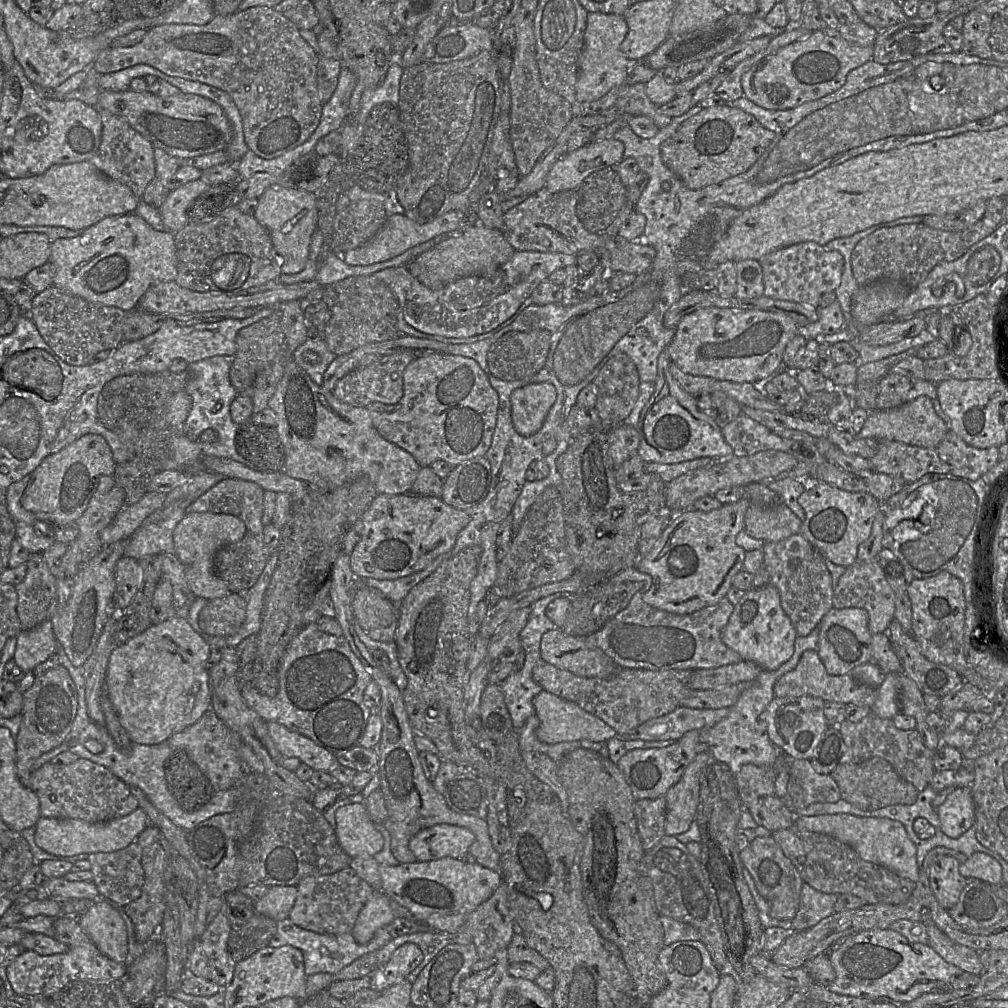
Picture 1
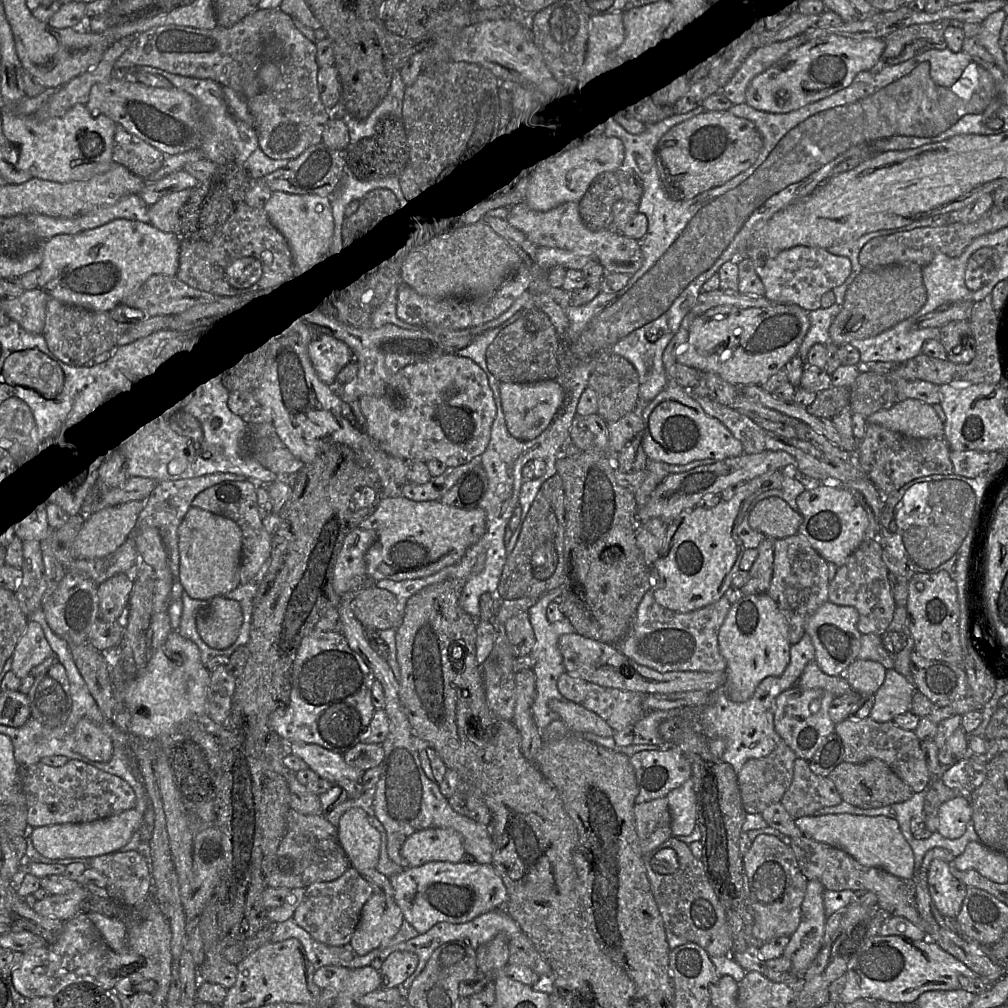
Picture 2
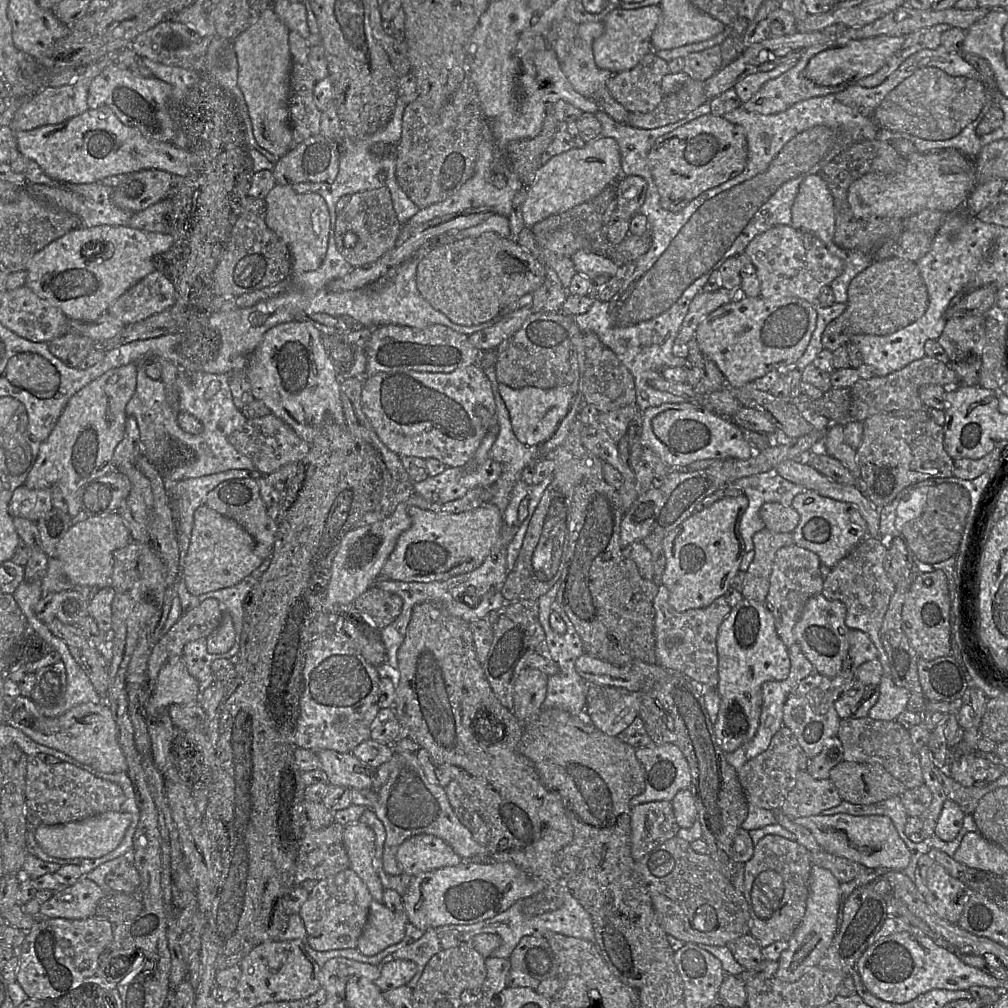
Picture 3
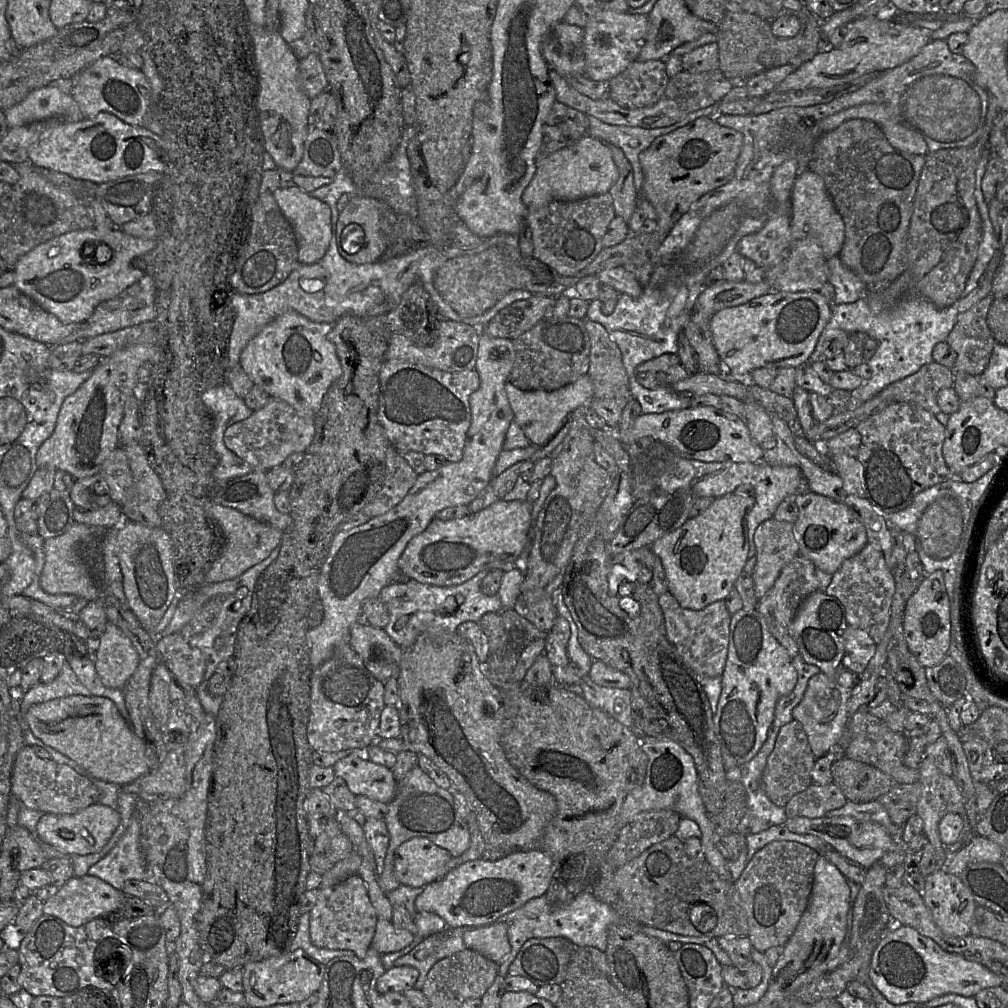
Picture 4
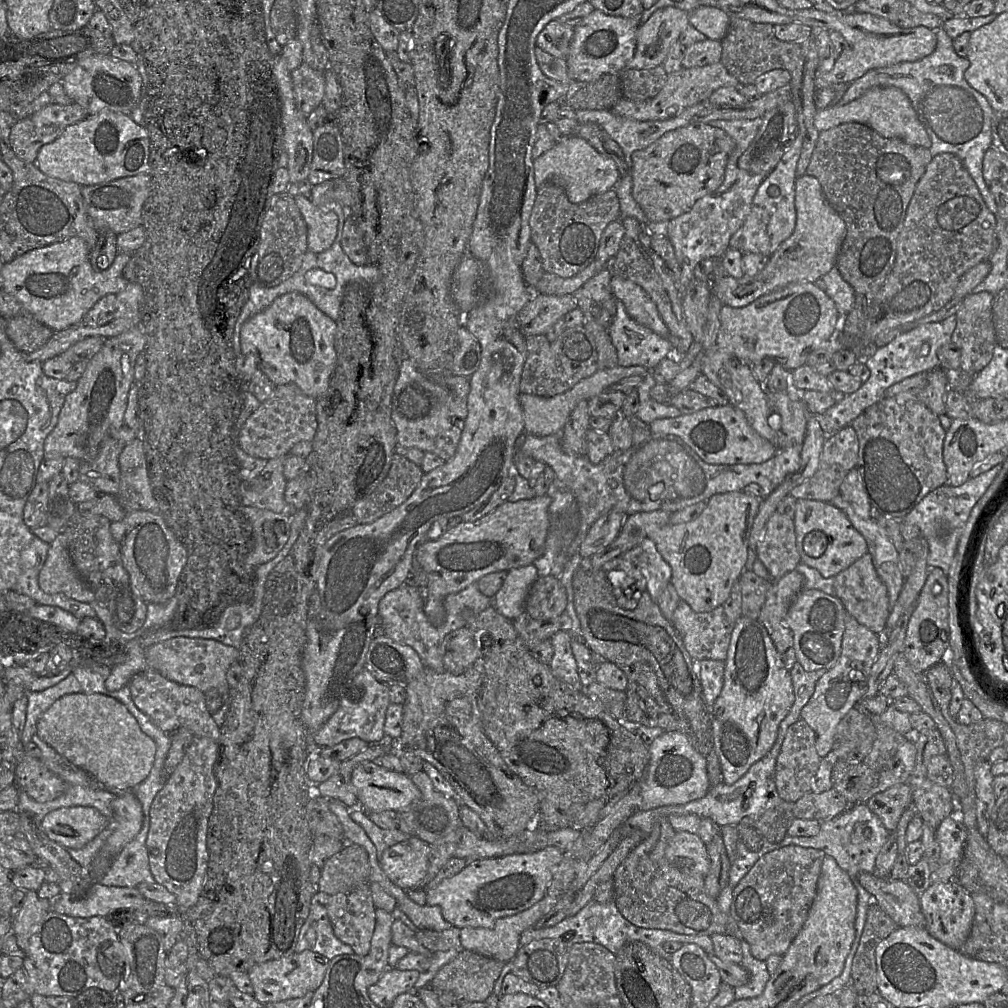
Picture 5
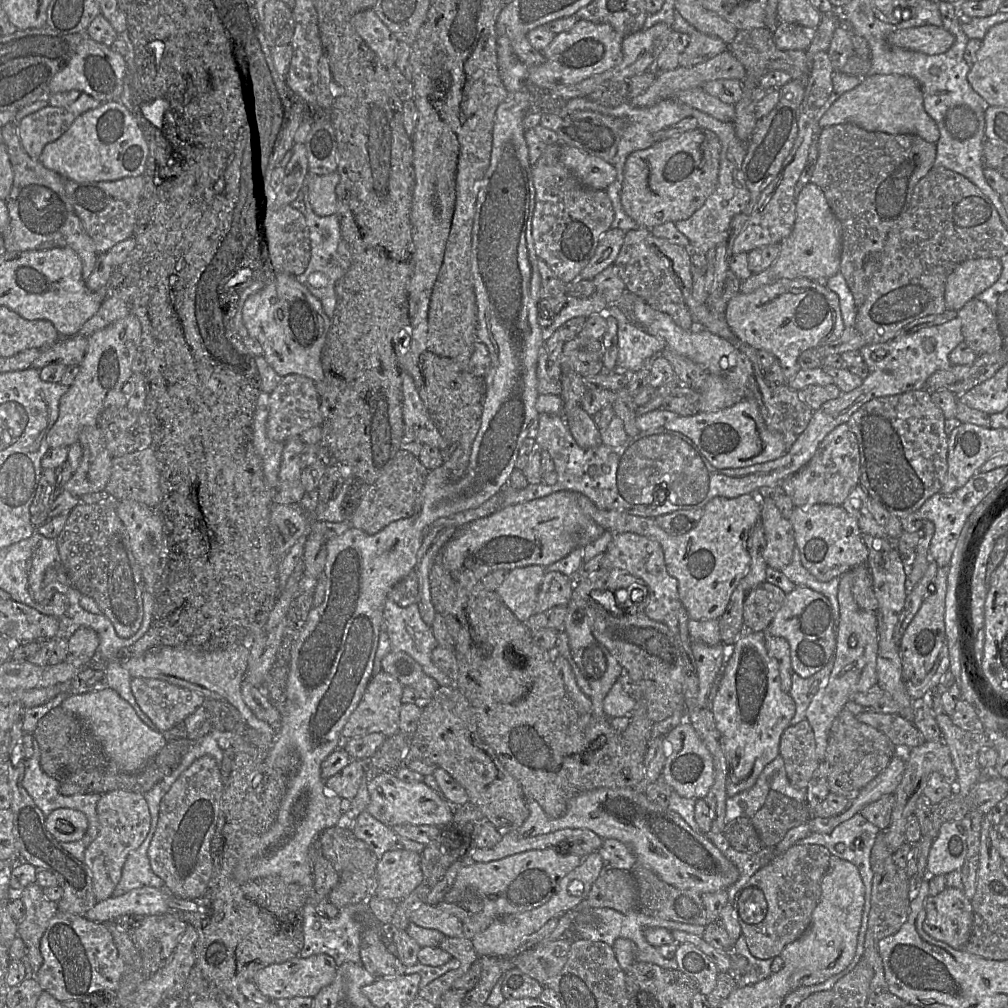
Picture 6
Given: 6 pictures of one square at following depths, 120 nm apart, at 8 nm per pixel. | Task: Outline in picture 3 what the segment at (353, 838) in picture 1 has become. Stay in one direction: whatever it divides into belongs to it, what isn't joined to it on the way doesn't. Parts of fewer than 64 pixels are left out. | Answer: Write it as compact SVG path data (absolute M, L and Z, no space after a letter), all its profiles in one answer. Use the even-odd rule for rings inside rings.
M362 822L345 826L344 846L349 867L366 884L373 900L382 903L384 888L375 868L375 833Z

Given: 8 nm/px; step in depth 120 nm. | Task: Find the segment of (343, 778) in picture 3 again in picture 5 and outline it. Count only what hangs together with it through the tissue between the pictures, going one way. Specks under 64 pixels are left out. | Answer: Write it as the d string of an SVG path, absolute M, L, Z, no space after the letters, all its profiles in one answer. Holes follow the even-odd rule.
M364 761L357 765L351 782L359 804L366 812L401 812L421 798L419 788L409 775L389 771L377 761Z

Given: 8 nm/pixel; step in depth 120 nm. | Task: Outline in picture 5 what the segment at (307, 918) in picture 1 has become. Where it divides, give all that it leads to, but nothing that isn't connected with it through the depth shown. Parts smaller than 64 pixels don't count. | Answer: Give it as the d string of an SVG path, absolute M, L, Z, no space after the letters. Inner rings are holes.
M365 883L347 893L330 896L326 910L335 936L349 945L354 954L366 956L370 951L376 920L376 908L372 901L369 883Z

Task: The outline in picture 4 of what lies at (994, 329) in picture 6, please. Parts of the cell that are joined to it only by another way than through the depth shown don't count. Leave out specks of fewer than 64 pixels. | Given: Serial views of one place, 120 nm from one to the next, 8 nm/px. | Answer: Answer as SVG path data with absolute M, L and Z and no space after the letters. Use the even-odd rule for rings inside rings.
M991 293L968 311L958 314L955 326L946 339L957 353L953 371L980 375L987 368L996 344L987 322L993 301Z

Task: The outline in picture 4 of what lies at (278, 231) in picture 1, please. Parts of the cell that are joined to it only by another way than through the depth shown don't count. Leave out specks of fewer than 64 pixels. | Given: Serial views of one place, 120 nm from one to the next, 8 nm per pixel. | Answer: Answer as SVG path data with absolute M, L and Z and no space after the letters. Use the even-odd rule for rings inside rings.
M297 186L280 187L272 195L293 227L298 247L298 262L305 265L318 262L325 255L331 240L330 207Z

